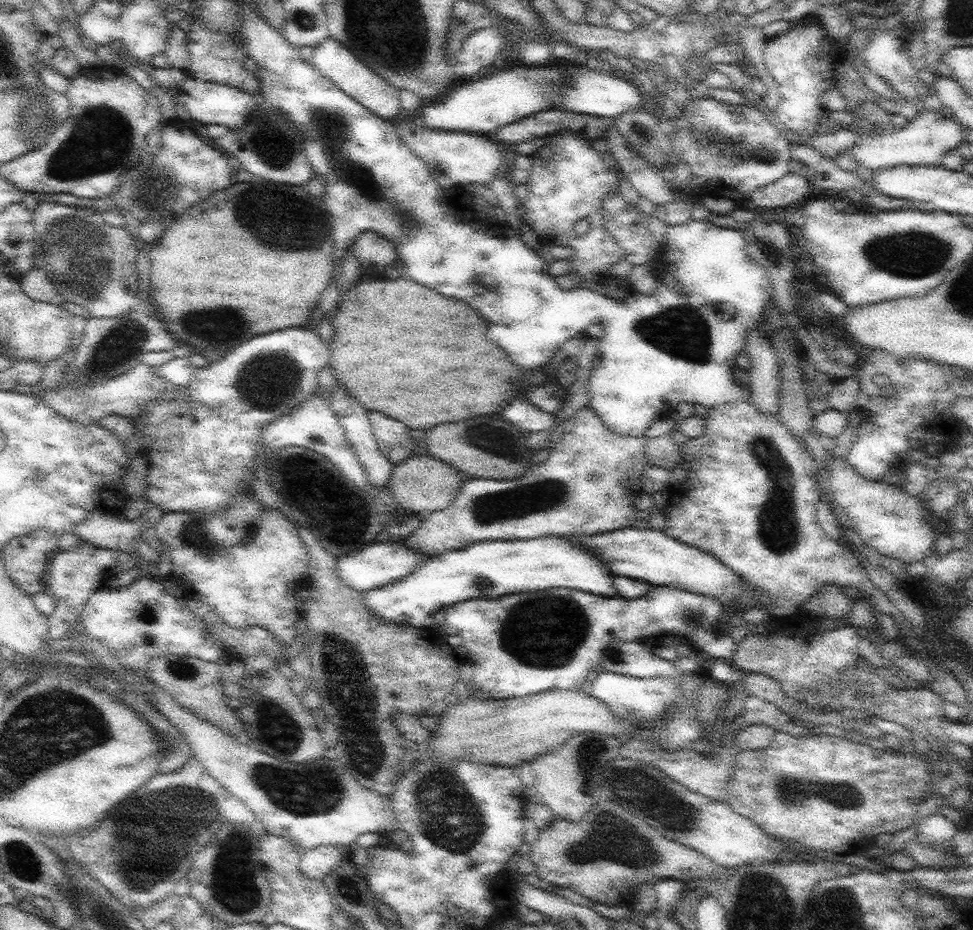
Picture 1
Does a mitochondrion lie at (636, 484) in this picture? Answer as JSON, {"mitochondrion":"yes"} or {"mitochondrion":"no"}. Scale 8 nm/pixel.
{"mitochondrion":"no"}

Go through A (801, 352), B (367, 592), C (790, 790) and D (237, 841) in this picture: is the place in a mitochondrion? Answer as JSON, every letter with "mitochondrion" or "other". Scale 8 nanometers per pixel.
{"A":"other","B":"other","C":"mitochondrion","D":"mitochondrion"}

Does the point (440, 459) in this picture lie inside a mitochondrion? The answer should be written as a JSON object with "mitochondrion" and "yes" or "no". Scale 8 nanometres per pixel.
{"mitochondrion":"no"}

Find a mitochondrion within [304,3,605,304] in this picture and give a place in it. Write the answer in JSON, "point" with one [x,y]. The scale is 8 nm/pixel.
{"point":[332,131]}

